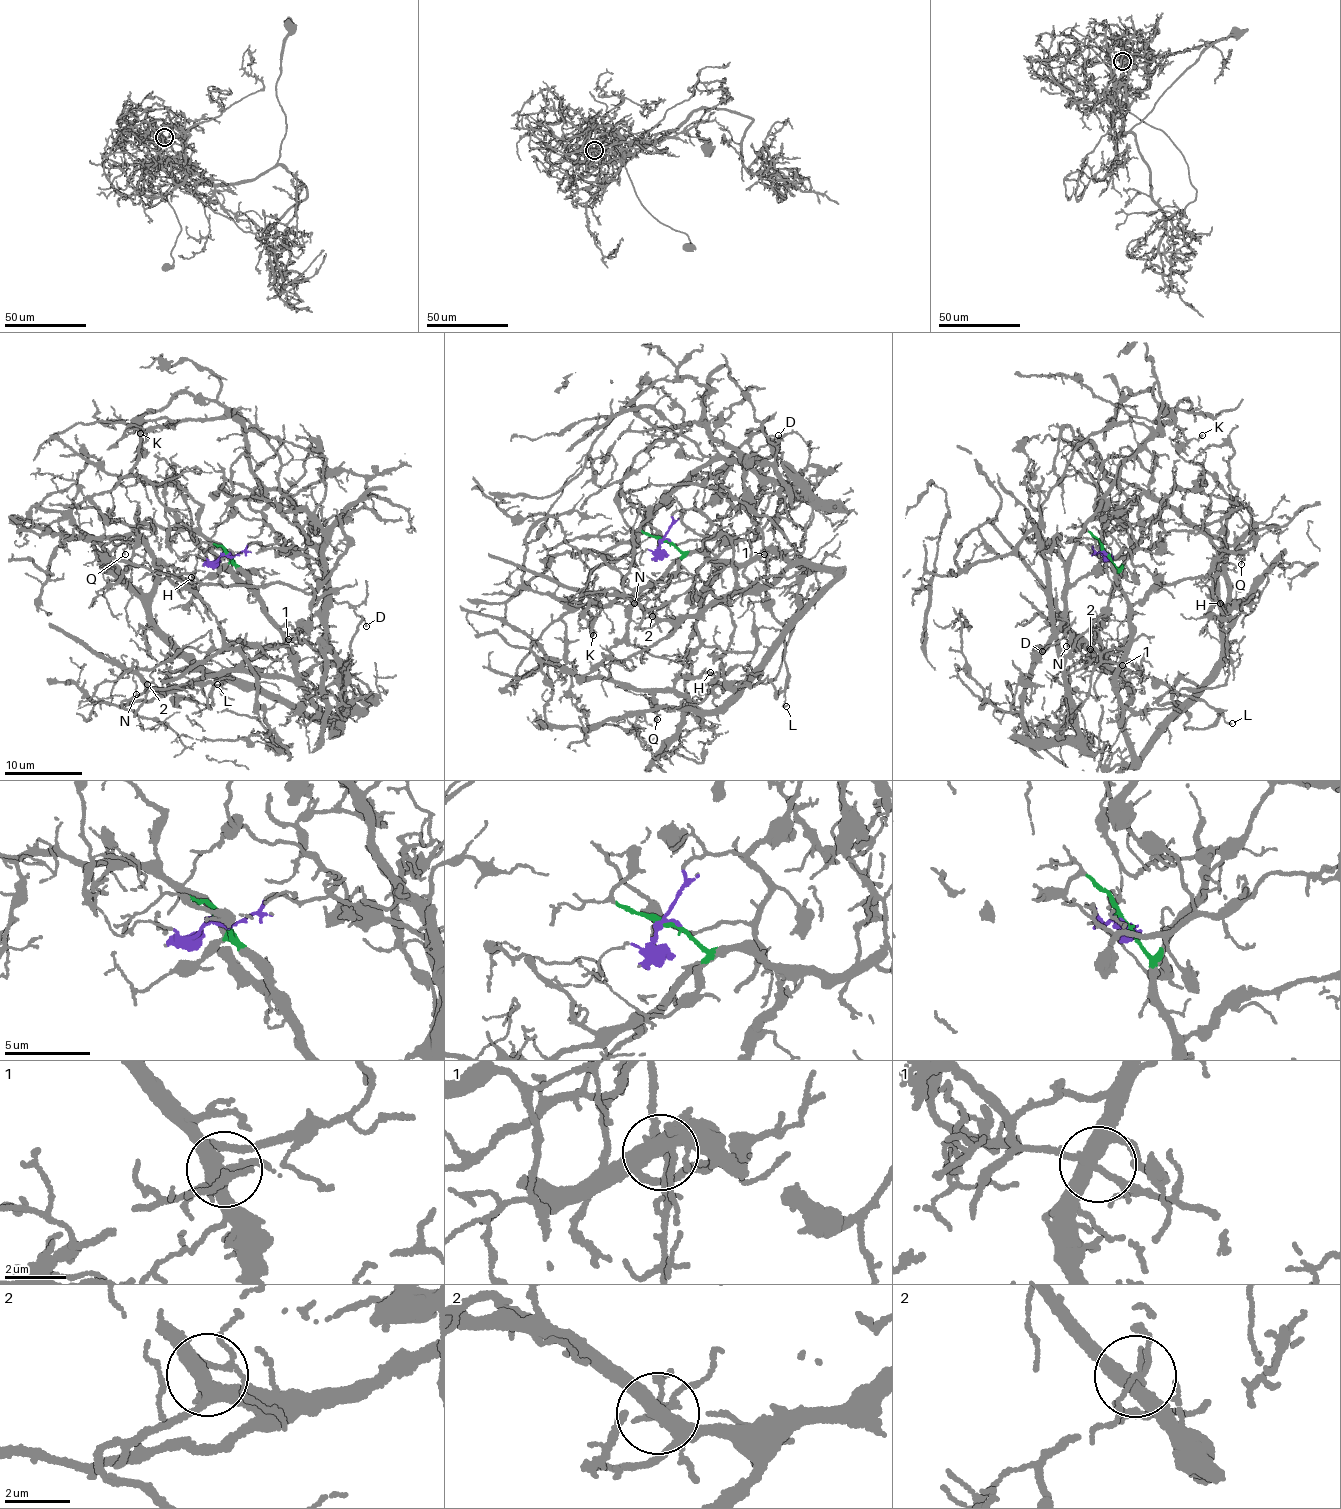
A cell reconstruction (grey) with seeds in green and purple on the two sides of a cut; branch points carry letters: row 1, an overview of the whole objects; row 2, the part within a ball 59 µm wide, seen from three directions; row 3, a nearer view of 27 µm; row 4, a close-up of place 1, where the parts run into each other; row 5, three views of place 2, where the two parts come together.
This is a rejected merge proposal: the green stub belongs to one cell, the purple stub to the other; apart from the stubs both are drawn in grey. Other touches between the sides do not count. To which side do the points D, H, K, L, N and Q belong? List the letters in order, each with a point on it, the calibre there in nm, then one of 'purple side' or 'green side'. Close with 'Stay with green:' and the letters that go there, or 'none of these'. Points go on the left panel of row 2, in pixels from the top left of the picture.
D: (366, 626) | 130 nm | purple side
H: (191, 577) | 140 nm | green side
K: (140, 433) | 170 nm | purple side
L: (217, 684) | 160 nm | purple side
N: (136, 694) | 110 nm | green side
Q: (125, 554) | 140 nm | green side
Stay with green: H, N, Q

